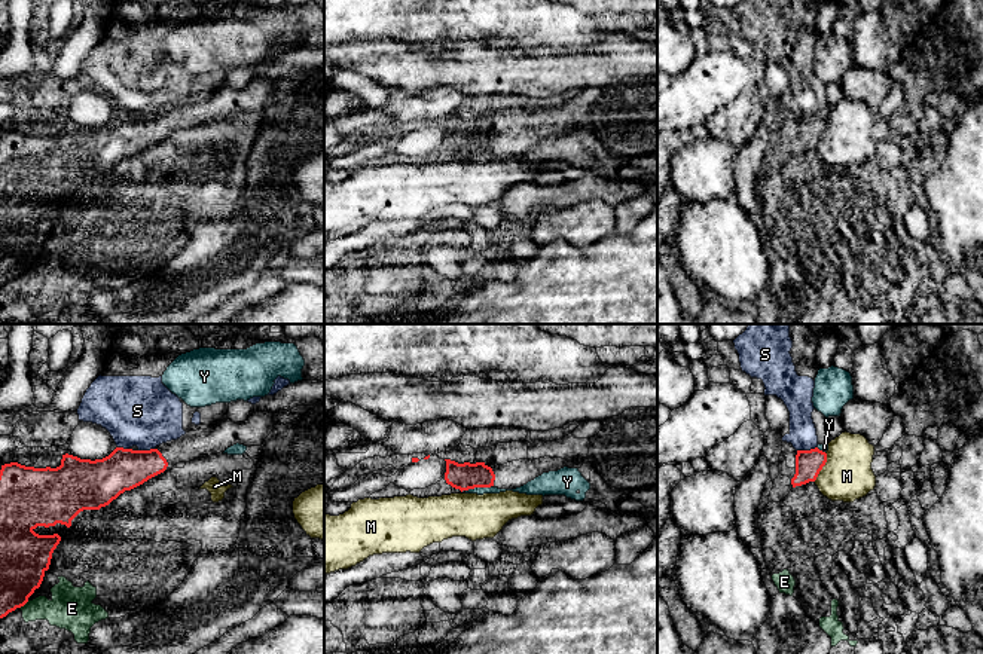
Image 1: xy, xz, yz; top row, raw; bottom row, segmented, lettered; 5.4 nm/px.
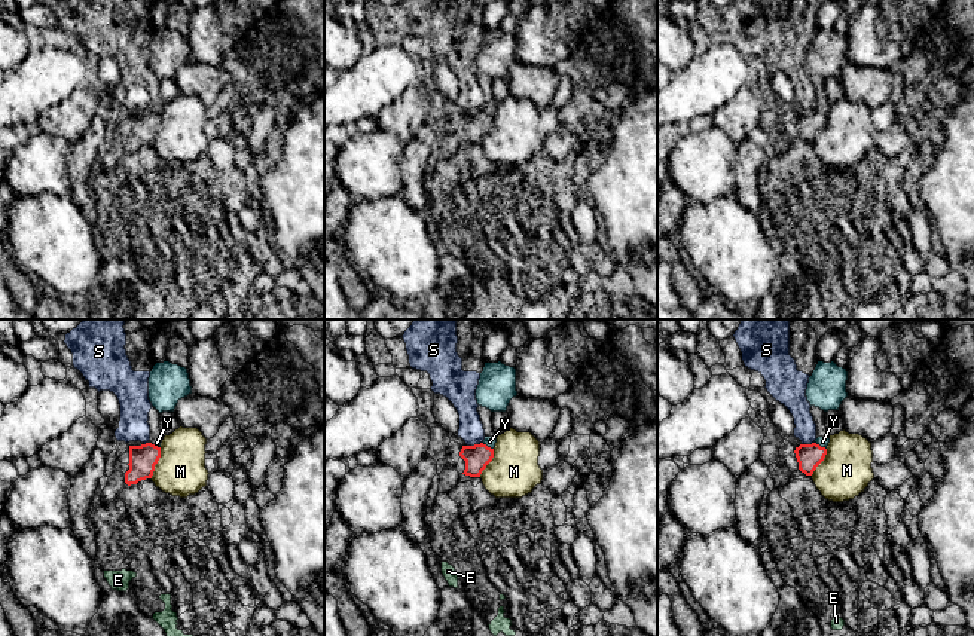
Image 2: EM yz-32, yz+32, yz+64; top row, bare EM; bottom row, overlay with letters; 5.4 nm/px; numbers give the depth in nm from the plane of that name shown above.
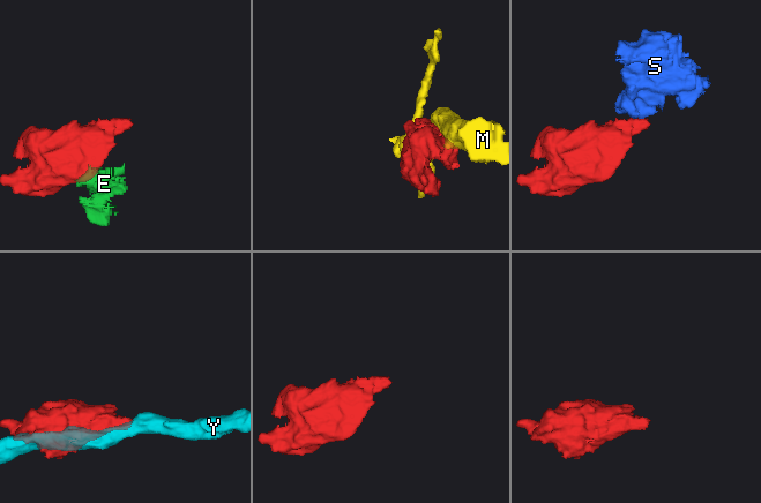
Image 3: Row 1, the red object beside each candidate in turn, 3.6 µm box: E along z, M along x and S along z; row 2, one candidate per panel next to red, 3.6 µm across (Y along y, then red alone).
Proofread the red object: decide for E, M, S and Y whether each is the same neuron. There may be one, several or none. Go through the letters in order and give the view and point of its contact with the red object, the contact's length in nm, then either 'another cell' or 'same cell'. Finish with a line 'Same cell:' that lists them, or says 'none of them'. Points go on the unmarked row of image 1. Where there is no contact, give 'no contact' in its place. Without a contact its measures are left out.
E: xy (24, 271) | 70 nm | another cell
M: yz (823, 133) | 170 nm | another cell
S: yz (806, 118) | 110 nm | another cell
Y: xz (478, 153) | 150 nm | another cell
Same cell: none of them

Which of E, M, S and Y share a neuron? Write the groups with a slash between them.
E / M / S / Y

